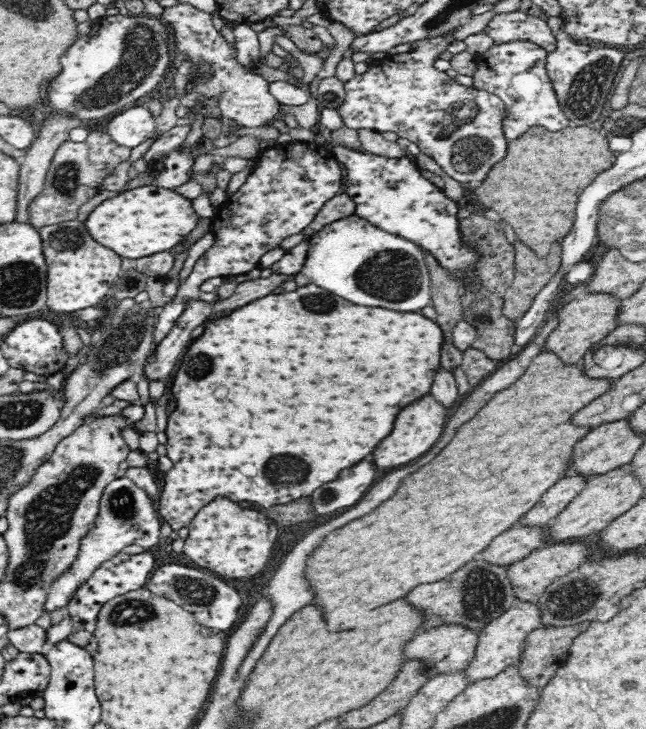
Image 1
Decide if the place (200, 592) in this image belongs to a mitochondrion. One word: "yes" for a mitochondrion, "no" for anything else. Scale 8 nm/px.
yes

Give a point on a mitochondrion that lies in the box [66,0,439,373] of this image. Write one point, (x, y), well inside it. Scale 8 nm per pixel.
(142, 45)

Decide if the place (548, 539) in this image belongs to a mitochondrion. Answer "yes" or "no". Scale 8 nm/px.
no

